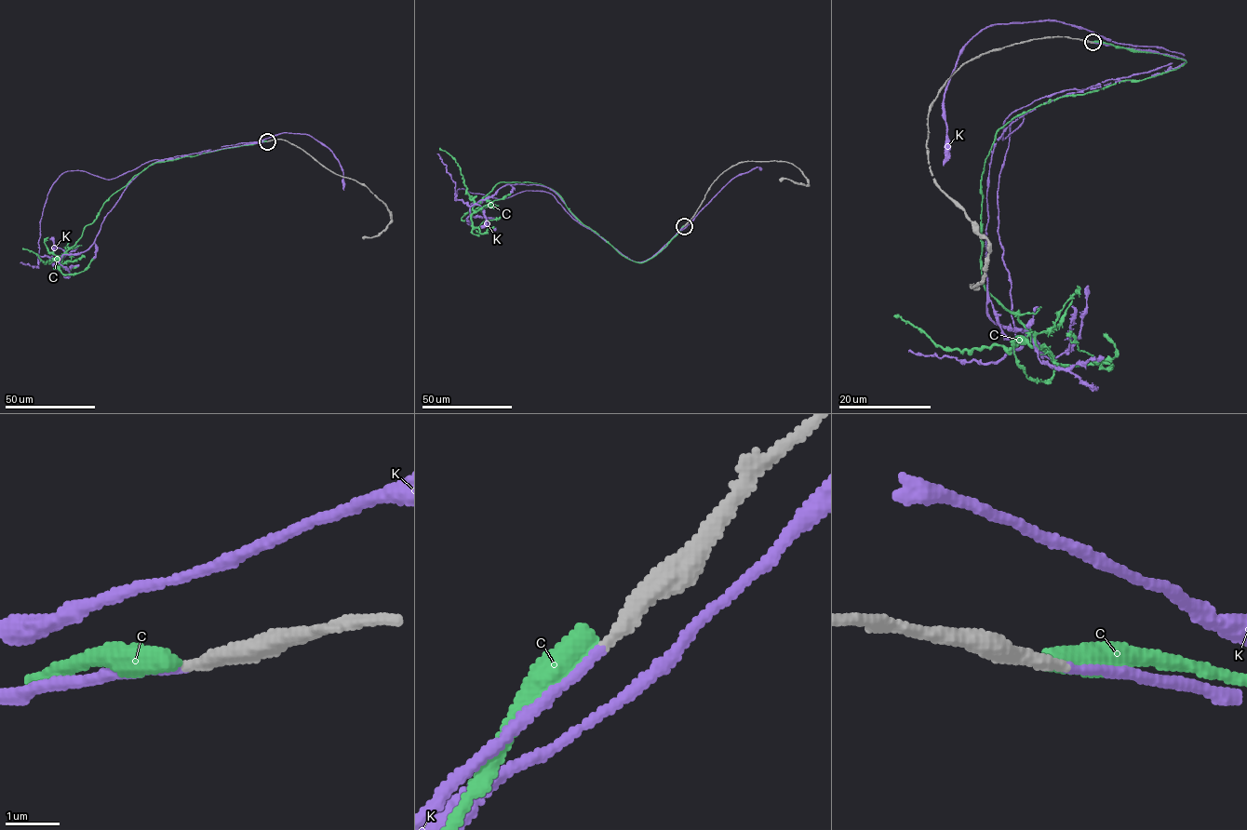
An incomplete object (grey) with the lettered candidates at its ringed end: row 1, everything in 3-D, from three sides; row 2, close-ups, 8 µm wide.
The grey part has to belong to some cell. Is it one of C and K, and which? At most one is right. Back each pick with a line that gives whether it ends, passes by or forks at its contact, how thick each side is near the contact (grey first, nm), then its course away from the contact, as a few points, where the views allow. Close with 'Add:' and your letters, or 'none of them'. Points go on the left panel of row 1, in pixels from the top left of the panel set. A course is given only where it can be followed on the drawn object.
K: it ends | 260/150 nm | via (267, 140), (155, 159), (110, 180), (63, 172), (43, 208), (38, 261), (89, 247), (148, 167)
Add: K

